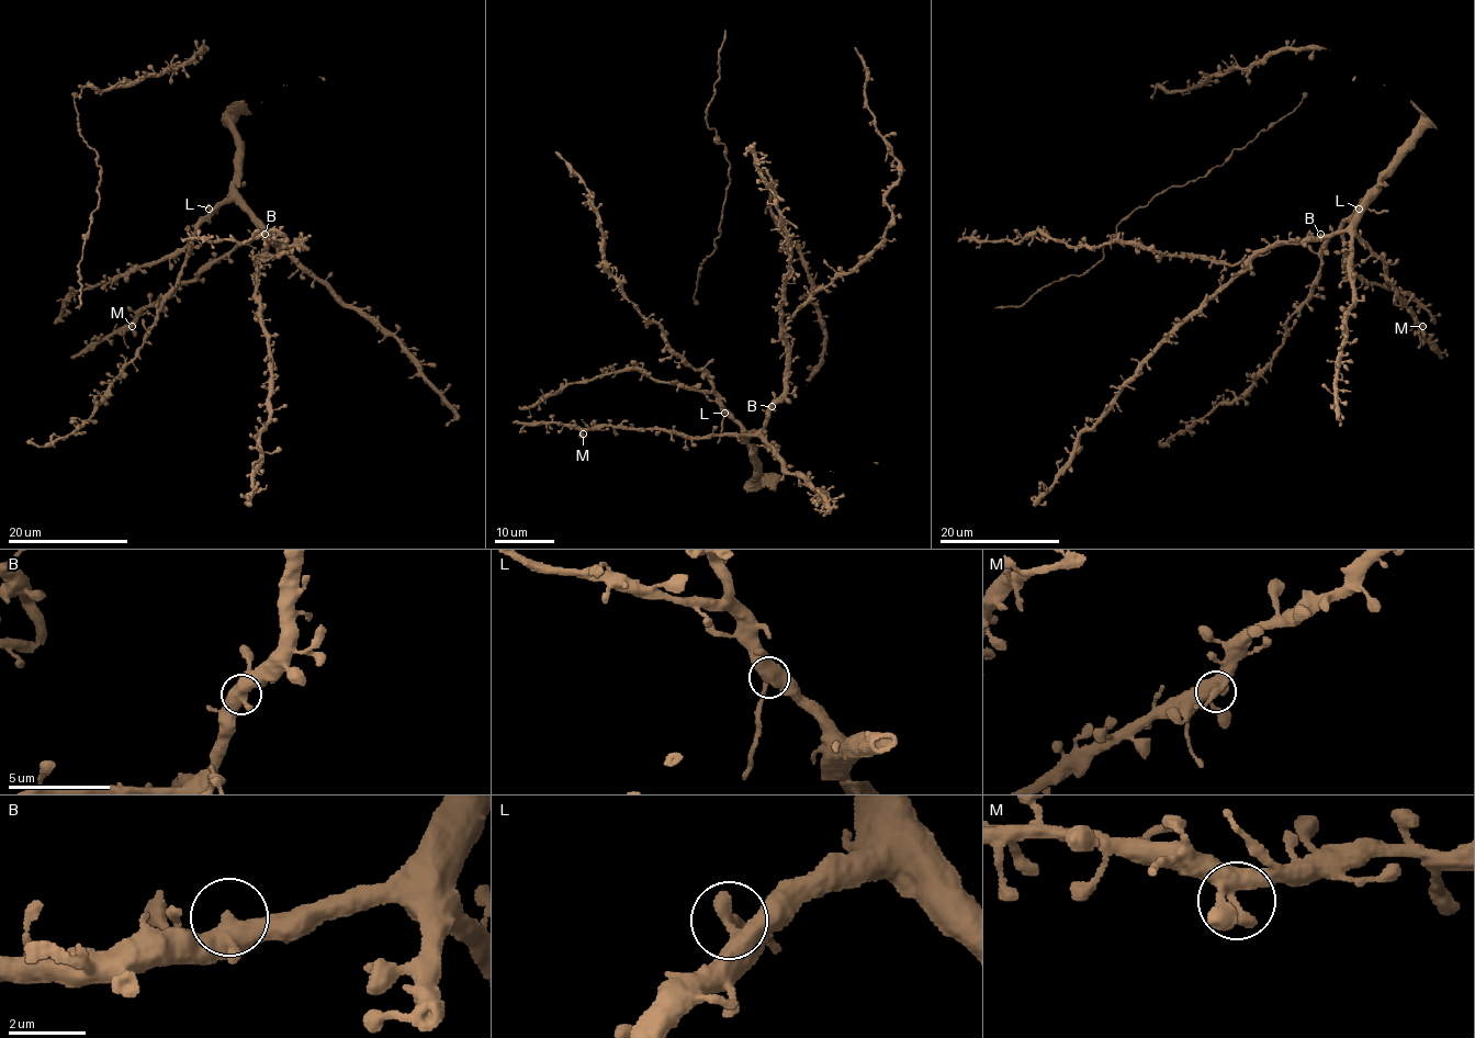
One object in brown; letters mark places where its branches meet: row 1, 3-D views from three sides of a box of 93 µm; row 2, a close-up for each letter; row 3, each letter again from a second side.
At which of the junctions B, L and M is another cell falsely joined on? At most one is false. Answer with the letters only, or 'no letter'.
L

